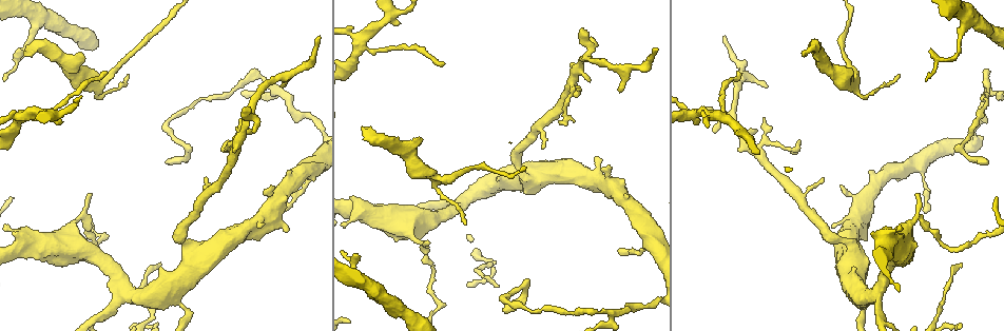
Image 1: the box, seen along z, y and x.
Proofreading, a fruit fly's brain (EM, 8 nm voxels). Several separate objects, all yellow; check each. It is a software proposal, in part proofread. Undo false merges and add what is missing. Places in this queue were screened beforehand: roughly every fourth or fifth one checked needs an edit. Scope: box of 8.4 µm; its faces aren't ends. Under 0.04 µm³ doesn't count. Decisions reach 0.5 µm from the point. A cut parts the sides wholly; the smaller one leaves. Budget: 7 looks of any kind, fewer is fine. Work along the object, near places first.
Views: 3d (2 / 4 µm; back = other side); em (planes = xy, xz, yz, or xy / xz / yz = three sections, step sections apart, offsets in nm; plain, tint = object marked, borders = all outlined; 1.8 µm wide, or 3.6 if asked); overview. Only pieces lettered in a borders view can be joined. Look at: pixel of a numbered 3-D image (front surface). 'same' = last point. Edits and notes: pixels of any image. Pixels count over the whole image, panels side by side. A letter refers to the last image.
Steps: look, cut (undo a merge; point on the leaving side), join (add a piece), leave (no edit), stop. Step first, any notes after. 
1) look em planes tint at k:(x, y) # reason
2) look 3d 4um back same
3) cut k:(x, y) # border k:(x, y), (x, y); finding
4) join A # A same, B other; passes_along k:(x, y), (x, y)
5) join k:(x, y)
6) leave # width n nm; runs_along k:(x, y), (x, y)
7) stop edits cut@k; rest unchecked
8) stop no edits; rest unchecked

look 3d 4um at 1:(24, 56)

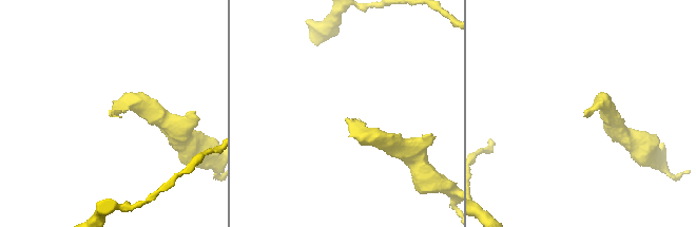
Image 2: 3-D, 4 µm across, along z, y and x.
look em planes borders at 2:(112, 114) # now the EM

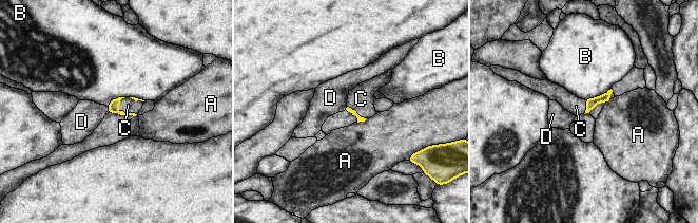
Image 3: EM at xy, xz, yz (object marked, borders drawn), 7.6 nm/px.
join C # A other, B other, C same, D other; passes_along 3:(112, 108), (122, 111), (128, 105); the neuron continues

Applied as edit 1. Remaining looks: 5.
look 3d 4um back at 1:(915, 195) # thin end

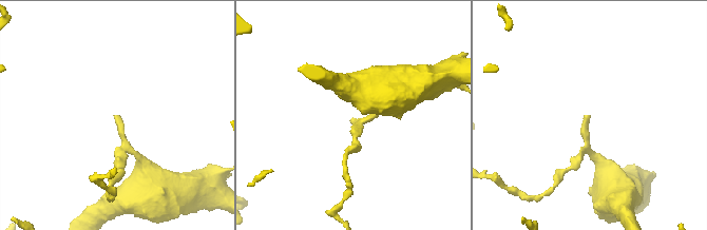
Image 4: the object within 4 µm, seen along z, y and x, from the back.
look em planes borders at 4:(589, 116) # need the tissue

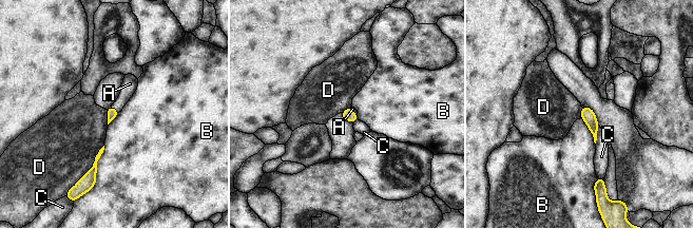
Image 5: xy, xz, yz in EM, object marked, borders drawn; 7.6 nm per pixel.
join A # width 80 nm; A same, B other, C other, D other; it goes on there

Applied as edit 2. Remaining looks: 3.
look em planes borders at 1:(445, 179) # sharp bend

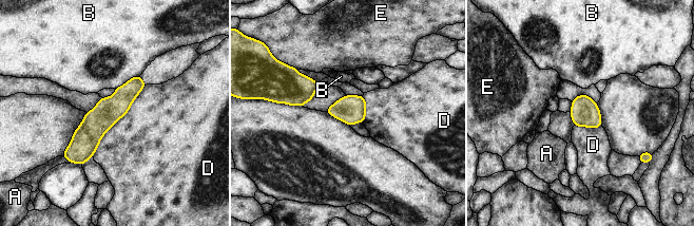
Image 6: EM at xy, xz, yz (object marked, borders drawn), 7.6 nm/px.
leave # A other, B other, D other, E other; runs_along 6:(137, 78), (93, 127), (72, 158); continuous, no second neuron

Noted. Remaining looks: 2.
stop edits join@3, join@5; rest unchecked

